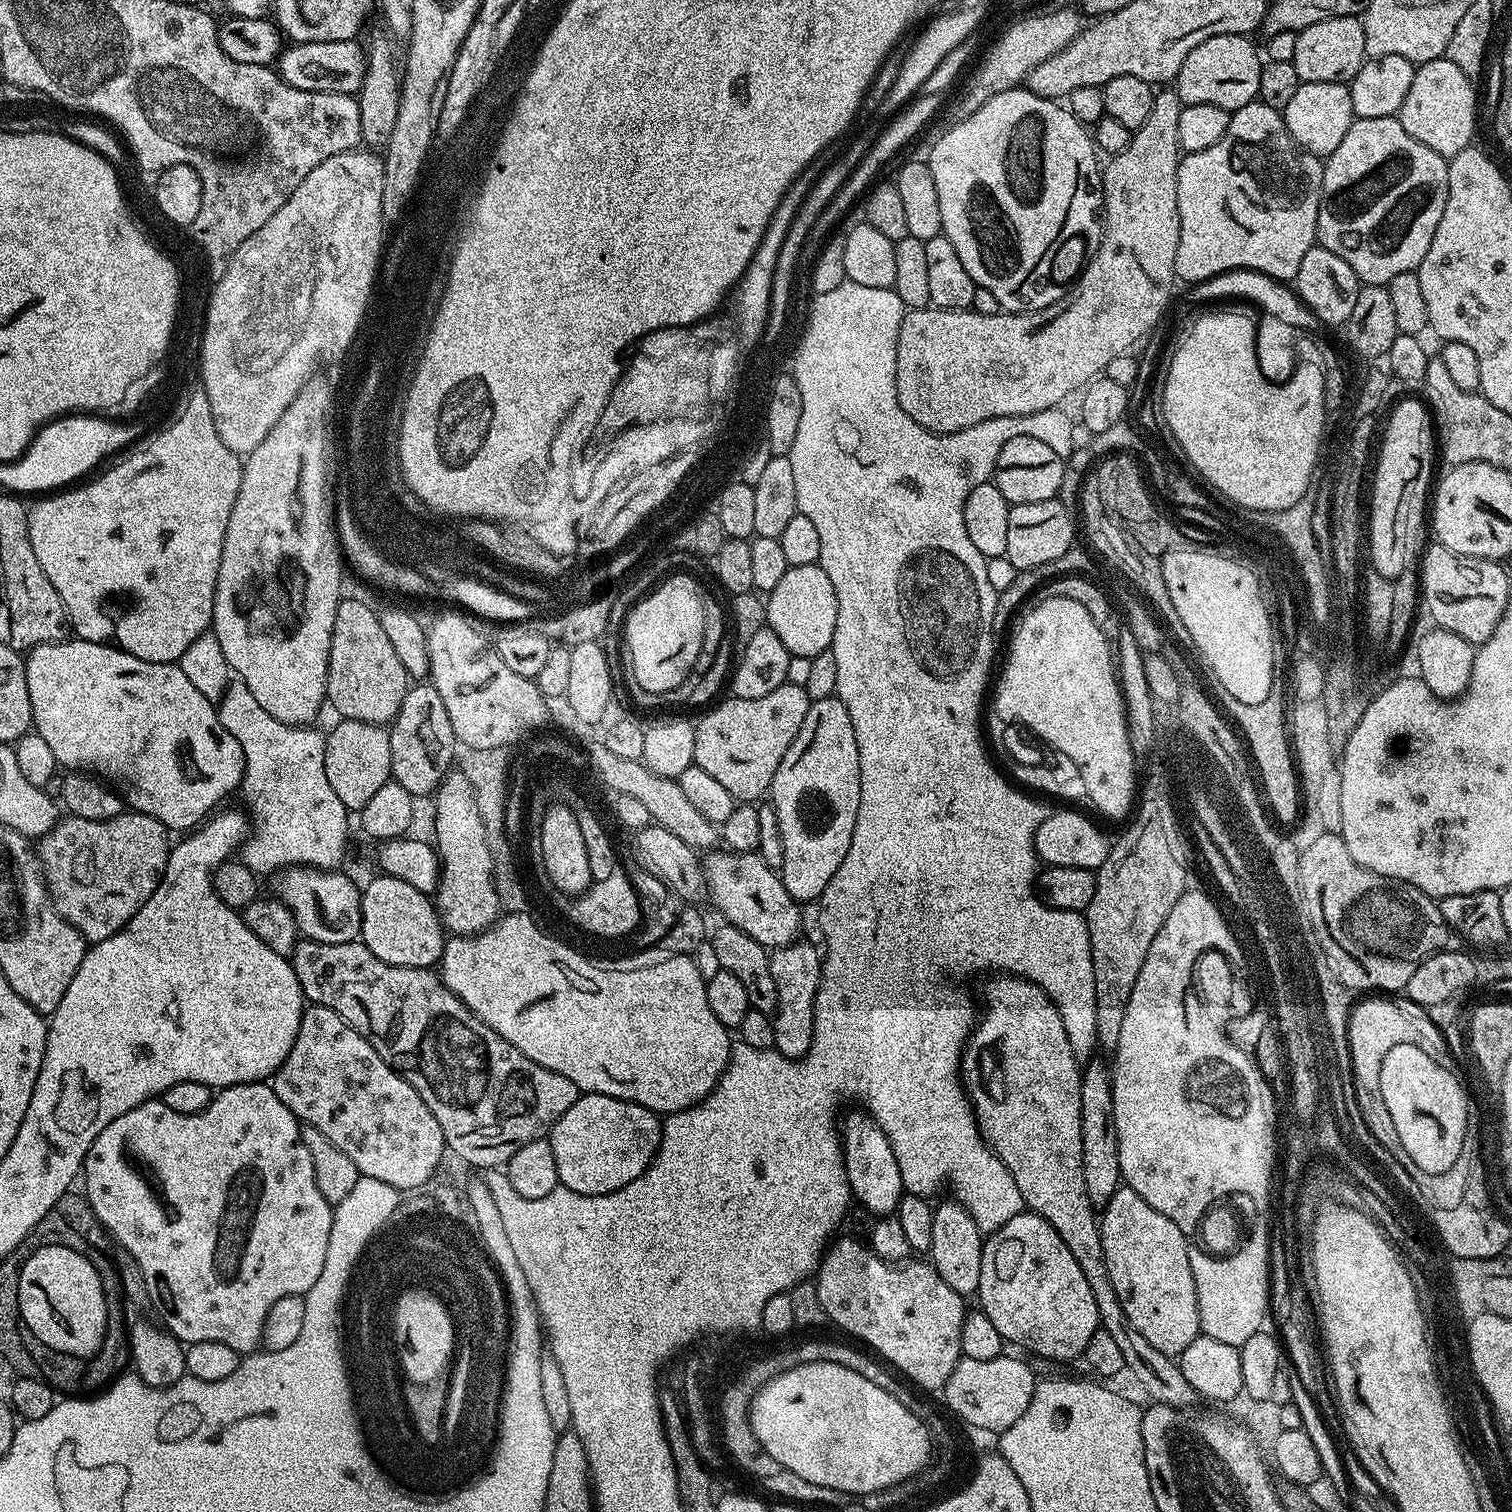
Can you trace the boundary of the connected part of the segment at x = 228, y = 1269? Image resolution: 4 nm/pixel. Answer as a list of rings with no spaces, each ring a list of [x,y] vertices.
[[[261,1082],[219,1089],[206,1110],[196,1116],[178,1114],[160,1098],[147,1100],[142,1106],[114,1118],[114,1122],[110,1122],[110,1126],[106,1126],[106,1130],[94,1138],[84,1159],[82,1192],[93,1208],[97,1225],[101,1229],[104,1227],[121,1249],[134,1256],[138,1270],[142,1270],[142,1278],[146,1278],[149,1297],[160,1307],[163,1327],[185,1345],[226,1342],[226,1346],[235,1352],[255,1353],[264,1338],[264,1323],[270,1314],[270,1306],[274,1306],[278,1298],[303,1296],[310,1286],[314,1286],[314,1282],[318,1282],[318,1274],[322,1274],[322,1266],[326,1263],[326,1246],[330,1246],[334,1208],[326,1202],[326,1198],[322,1198],[318,1182],[314,1182],[314,1162],[310,1162],[310,1150],[306,1150],[306,1142],[302,1142],[300,1137],[301,1127],[296,1115],[282,1106],[282,1098],[274,1094],[271,1083]]]

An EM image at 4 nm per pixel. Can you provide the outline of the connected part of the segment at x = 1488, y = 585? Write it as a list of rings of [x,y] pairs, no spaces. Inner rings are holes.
[[[1432,542],[1422,552],[1424,565],[1418,568],[1418,579],[1422,589],[1422,604],[1432,615],[1431,623],[1445,628],[1470,642],[1473,646],[1485,644],[1494,634],[1498,622],[1504,617],[1508,596],[1508,572],[1503,563],[1494,560],[1479,560],[1463,556],[1446,545]]]

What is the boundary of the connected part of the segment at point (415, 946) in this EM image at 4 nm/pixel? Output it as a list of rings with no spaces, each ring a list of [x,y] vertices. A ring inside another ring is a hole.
[[[383,874],[363,885],[360,893],[359,939],[382,962],[403,968],[432,968],[439,965],[446,929],[440,923],[429,893],[414,890],[410,882]]]

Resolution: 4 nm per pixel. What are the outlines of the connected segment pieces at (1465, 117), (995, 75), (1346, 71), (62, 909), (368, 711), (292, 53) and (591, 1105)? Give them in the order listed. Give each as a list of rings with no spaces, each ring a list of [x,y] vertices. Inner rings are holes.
[[[1447,58],[1419,65],[1414,82],[1410,82],[1410,94],[1406,94],[1406,102],[1402,102],[1398,113],[1402,130],[1439,156],[1451,158],[1458,154],[1473,143],[1472,135],[1476,132],[1476,92],[1472,88],[1474,81]]]
[[[1060,8],[1057,12],[1044,12],[1041,16],[1025,15],[1025,20],[1016,20],[996,41],[992,44],[992,49],[980,60],[980,65],[976,68],[976,73],[968,80],[968,85],[964,88],[964,93],[960,96],[960,101],[956,104],[956,116],[963,118],[982,110],[990,98],[1002,94],[1011,88],[1021,87],[1027,81],[1028,75],[1046,58],[1058,54],[1068,45],[1080,31],[1081,13],[1075,12],[1072,8]]]
[[[1335,16],[1322,22],[1314,22],[1314,26],[1306,26],[1296,33],[1292,65],[1294,70],[1298,70],[1298,78],[1303,83],[1348,84],[1356,77],[1367,56],[1363,19],[1355,16]]]
[[[131,810],[119,812],[114,818],[110,818],[109,820],[91,820],[90,818],[78,818],[77,816],[68,814],[57,820],[56,825],[45,836],[39,837],[35,849],[44,874],[44,883],[48,886],[48,891],[54,901],[56,913],[66,922],[70,922],[76,927],[84,935],[84,939],[89,945],[93,945],[102,942],[106,938],[110,938],[118,930],[122,930],[122,926],[126,926],[126,922],[130,922],[130,918],[134,918],[134,914],[138,914],[138,910],[142,910],[142,906],[146,906],[150,894],[154,894],[154,890],[158,890],[160,879],[166,870],[166,862],[168,861],[170,833],[167,828],[162,826],[162,822],[158,822],[141,812]]]
[[[341,599],[336,617],[334,618],[334,630],[330,642],[330,658],[328,666],[328,694],[327,703],[337,712],[337,717],[345,720],[357,720],[367,724],[381,726],[391,725],[396,719],[402,706],[402,698],[406,698],[410,687],[408,671],[398,659],[398,653],[394,650],[390,638],[386,638],[386,630],[382,630],[377,609],[363,604],[360,600]]]
[[[356,40],[292,44],[277,57],[276,69],[288,85],[295,89],[318,93],[359,93],[366,70],[367,55]]]
[[[589,1092],[558,1118],[550,1133],[554,1162],[558,1162],[558,1178],[565,1189],[578,1194],[601,1196],[623,1192],[626,1182],[645,1175],[650,1162],[660,1149],[660,1126],[657,1113],[602,1094]]]

